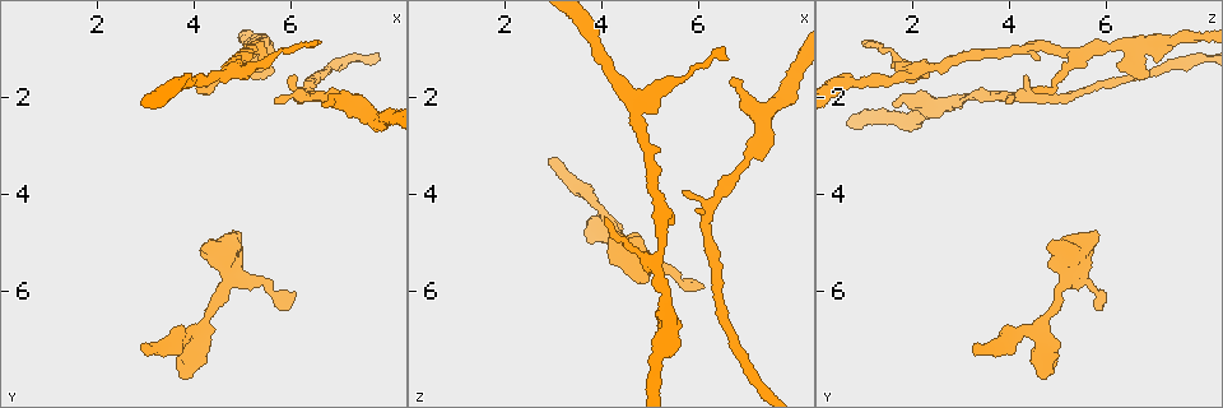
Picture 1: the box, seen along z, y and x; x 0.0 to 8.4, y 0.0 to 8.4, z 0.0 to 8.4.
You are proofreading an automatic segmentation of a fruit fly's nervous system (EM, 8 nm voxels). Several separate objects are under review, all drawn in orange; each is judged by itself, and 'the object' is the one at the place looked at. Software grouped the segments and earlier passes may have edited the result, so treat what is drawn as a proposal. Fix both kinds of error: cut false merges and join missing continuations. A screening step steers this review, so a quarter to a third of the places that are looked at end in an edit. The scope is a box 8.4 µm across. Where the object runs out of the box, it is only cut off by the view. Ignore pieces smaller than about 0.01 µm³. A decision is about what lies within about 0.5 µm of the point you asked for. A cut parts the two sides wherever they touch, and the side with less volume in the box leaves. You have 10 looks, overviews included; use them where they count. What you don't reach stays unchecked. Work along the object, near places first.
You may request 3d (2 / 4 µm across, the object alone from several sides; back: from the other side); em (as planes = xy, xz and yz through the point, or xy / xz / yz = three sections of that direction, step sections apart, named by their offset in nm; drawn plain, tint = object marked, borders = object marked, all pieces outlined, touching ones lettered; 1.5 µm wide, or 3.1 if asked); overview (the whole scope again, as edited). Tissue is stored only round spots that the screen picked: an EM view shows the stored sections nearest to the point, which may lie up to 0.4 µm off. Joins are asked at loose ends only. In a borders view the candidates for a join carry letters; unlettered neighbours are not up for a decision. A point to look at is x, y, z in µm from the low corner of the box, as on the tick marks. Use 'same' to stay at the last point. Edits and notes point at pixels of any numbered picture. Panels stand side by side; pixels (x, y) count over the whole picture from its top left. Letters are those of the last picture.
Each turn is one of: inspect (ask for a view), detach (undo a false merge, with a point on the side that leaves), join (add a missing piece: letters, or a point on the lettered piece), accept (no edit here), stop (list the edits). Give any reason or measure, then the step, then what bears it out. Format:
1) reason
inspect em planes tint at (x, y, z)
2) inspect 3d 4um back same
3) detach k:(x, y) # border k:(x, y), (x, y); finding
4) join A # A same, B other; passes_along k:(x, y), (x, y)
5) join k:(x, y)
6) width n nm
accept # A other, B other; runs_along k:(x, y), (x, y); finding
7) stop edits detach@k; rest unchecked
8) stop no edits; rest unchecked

free end
inspect 3d 4um at (3.70, 7.75, 4.65)

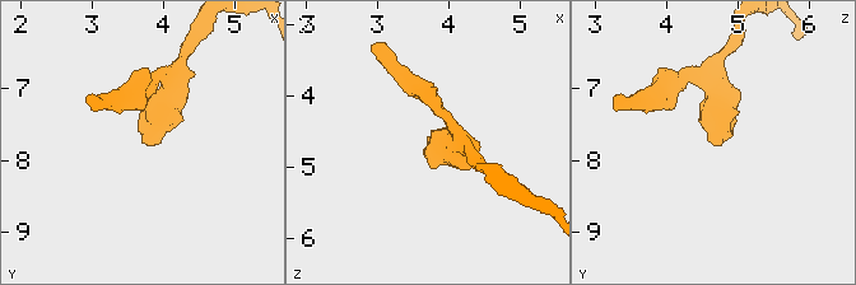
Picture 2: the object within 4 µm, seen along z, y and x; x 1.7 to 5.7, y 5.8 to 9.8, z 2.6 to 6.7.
inspect em planes borders at (3.70, 7.75, 4.60)

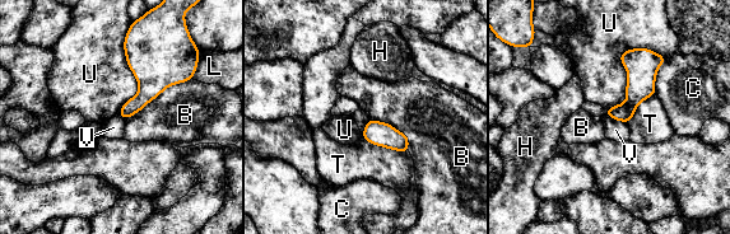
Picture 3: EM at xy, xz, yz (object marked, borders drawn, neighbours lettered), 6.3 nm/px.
longest_contact U 500 nm
accept # B other, C other, H other, L other, T other, U other, V other; none of them fits

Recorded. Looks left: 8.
branch stops here
inspect 3d 2um at (6.10, 6.10, 5.90)

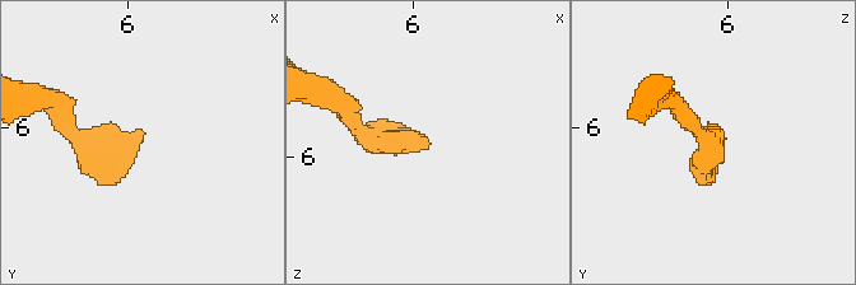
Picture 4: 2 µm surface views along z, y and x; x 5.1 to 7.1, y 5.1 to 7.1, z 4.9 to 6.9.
inspect em planes plain at (6.12, 6.08, 5.92)

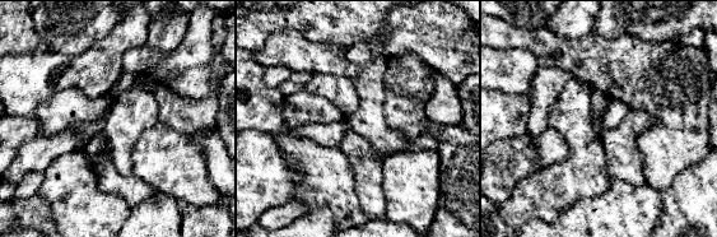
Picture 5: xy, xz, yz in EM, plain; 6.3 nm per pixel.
inspect em planes borders same

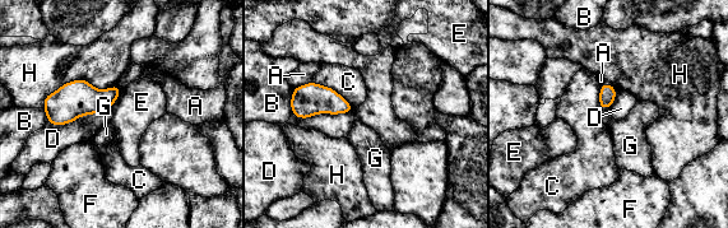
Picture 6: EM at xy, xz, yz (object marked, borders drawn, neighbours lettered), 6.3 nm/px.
width 110 nm
accept # A other, B other, C other, D other, E other, F other, G other, H other; border 6:(121, 89), (114, 103); no lettered piece goes on from it

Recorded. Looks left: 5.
inspect 3d 4um at (6.60, 0.80, 1.25)

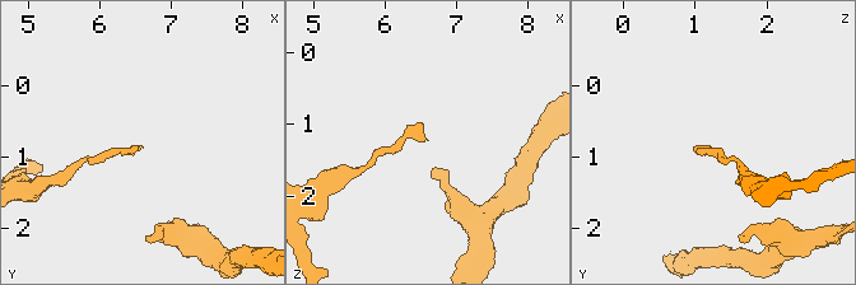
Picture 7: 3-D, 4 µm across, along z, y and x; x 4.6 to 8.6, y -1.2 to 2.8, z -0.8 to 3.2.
inspect em xz step 8 borders at (6.55, 0.85, 1.25)

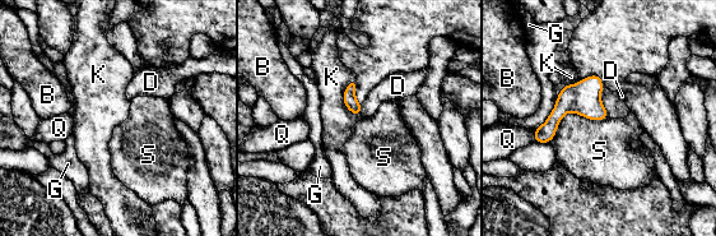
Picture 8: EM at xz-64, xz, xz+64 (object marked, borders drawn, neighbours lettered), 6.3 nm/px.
another direction
inspect em planes borders same

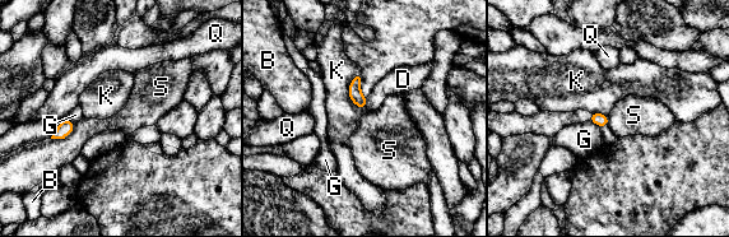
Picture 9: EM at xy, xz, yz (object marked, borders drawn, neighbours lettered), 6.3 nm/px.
join D # B other, D same, G other, K other, Q other, S other; passes_along 9:(354, 93), (366, 102), (399, 80); it goes on there

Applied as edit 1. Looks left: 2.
stop edits join@9; rest unchecked

